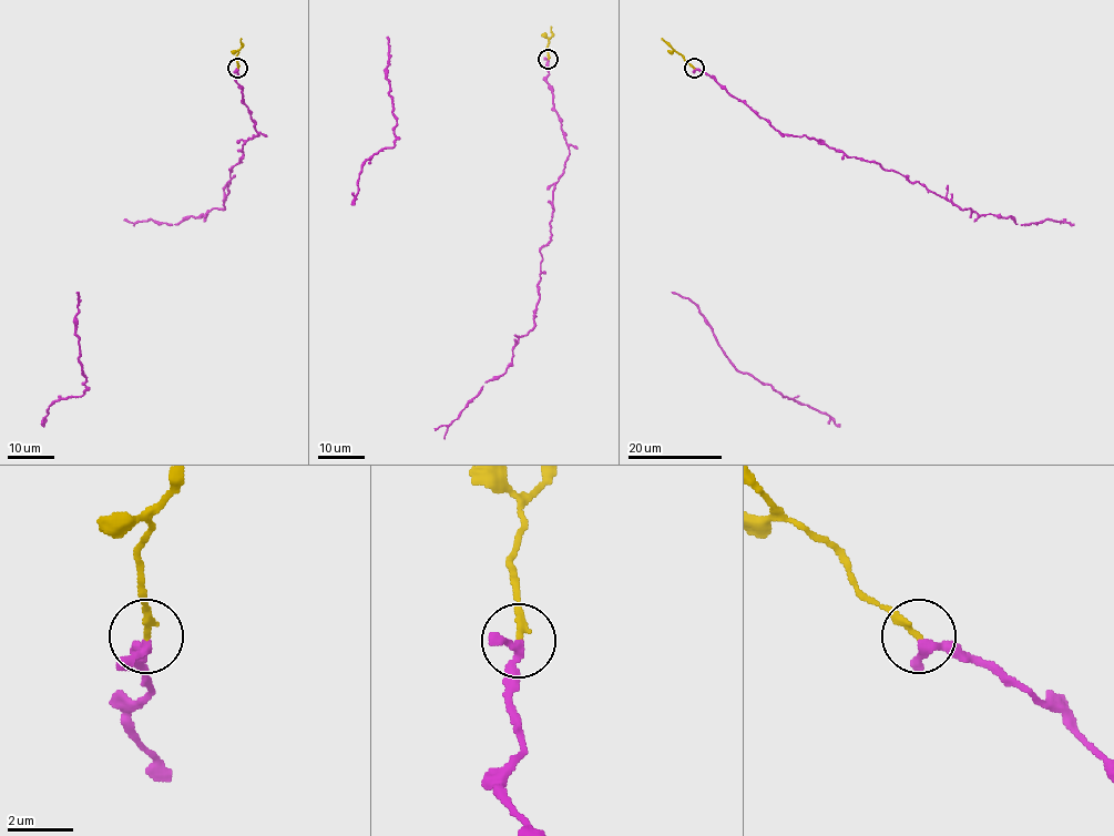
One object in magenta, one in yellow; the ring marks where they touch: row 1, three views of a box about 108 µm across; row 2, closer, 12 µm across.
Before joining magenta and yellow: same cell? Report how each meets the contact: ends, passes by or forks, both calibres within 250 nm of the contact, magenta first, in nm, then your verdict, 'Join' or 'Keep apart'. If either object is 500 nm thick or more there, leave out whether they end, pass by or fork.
At the ring magenta passes by. At the ring yellow ends. Thickness 220 nm (magenta) against 200 nm. Keep apart

